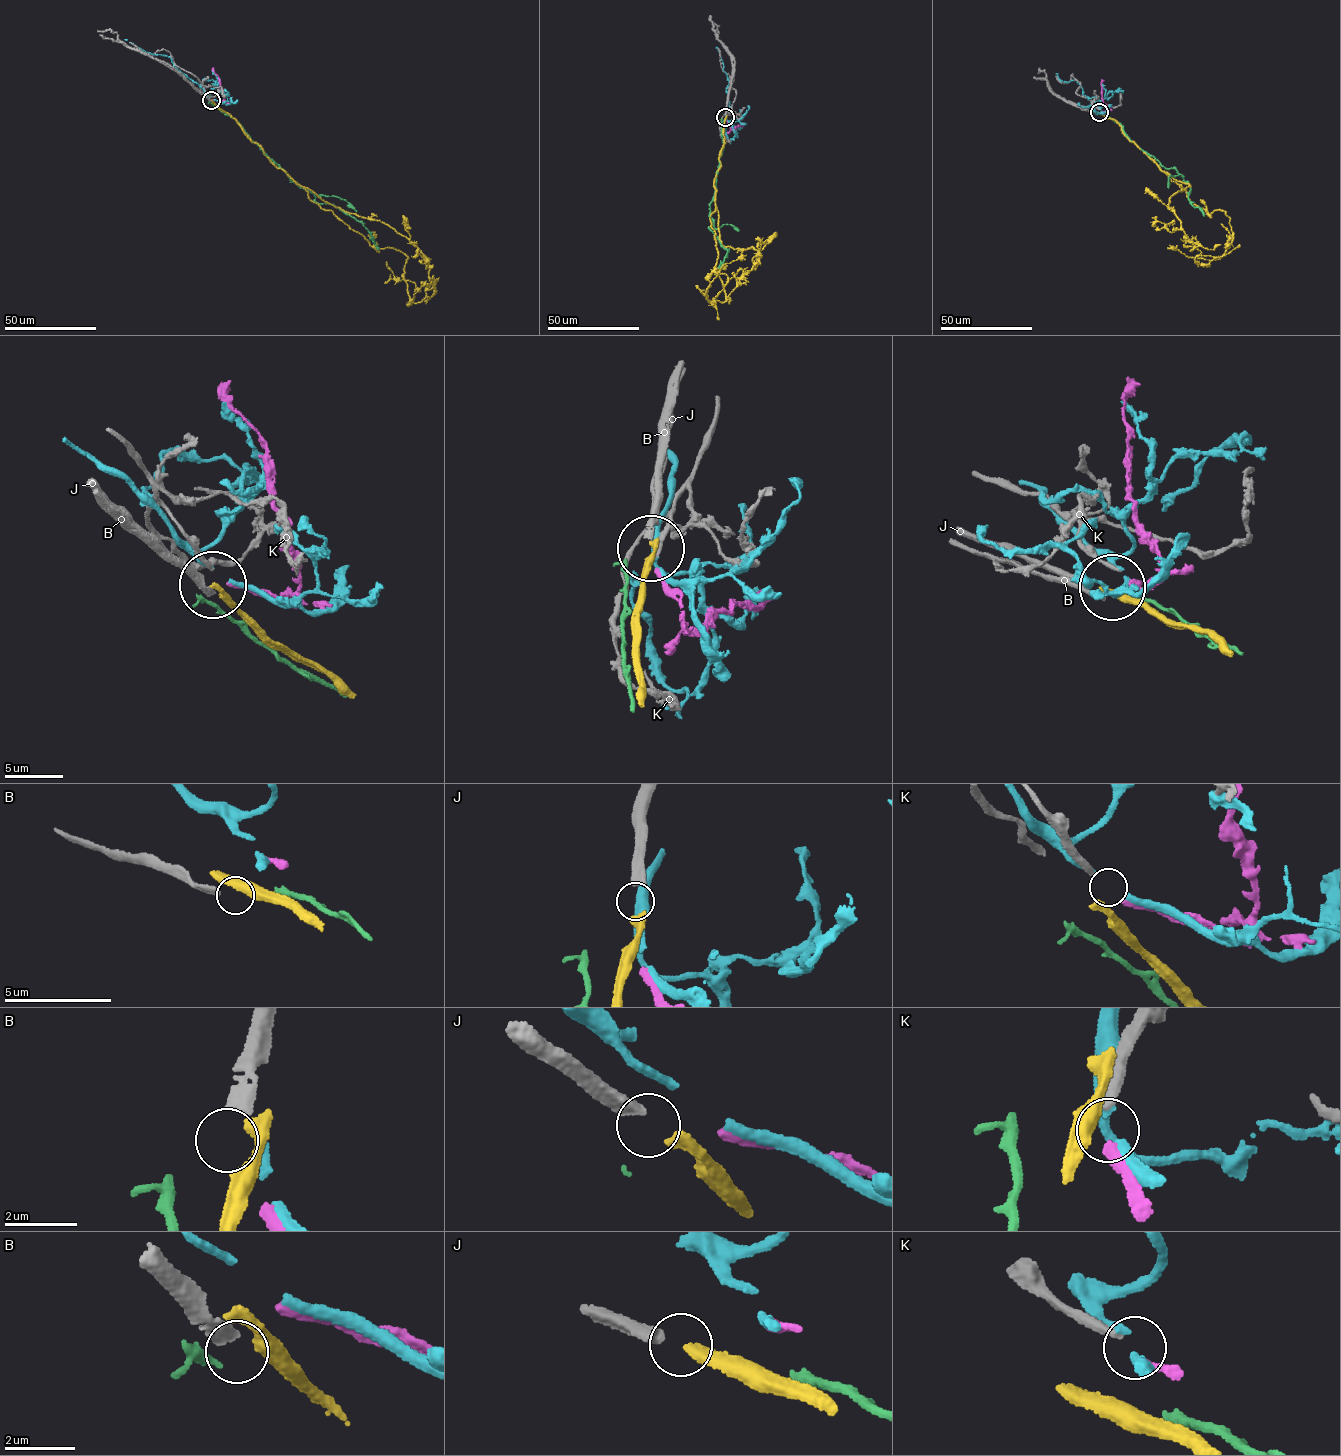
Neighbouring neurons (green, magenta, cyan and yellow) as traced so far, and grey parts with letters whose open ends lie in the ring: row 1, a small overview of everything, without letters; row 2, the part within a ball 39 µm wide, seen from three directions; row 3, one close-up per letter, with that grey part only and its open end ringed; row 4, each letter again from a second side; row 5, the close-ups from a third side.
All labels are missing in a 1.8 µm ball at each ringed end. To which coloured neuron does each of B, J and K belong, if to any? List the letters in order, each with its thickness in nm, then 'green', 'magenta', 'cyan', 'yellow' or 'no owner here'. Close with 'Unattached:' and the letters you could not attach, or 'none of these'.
B: 340 nm thick; no owner here
J: 420 nm thick; yellow
K: 260 nm thick; magenta
Unattached: B

